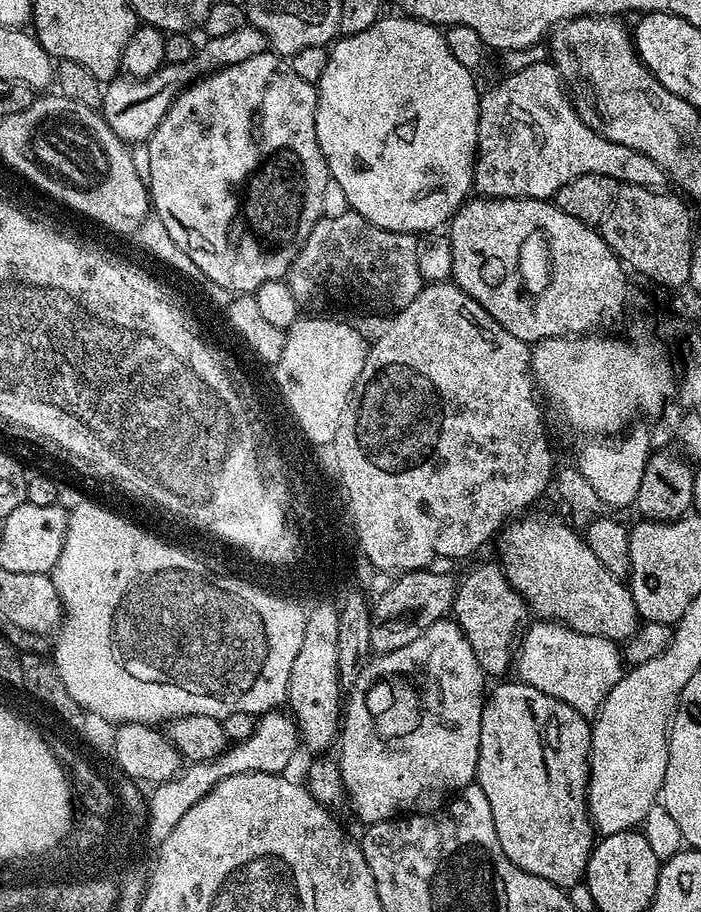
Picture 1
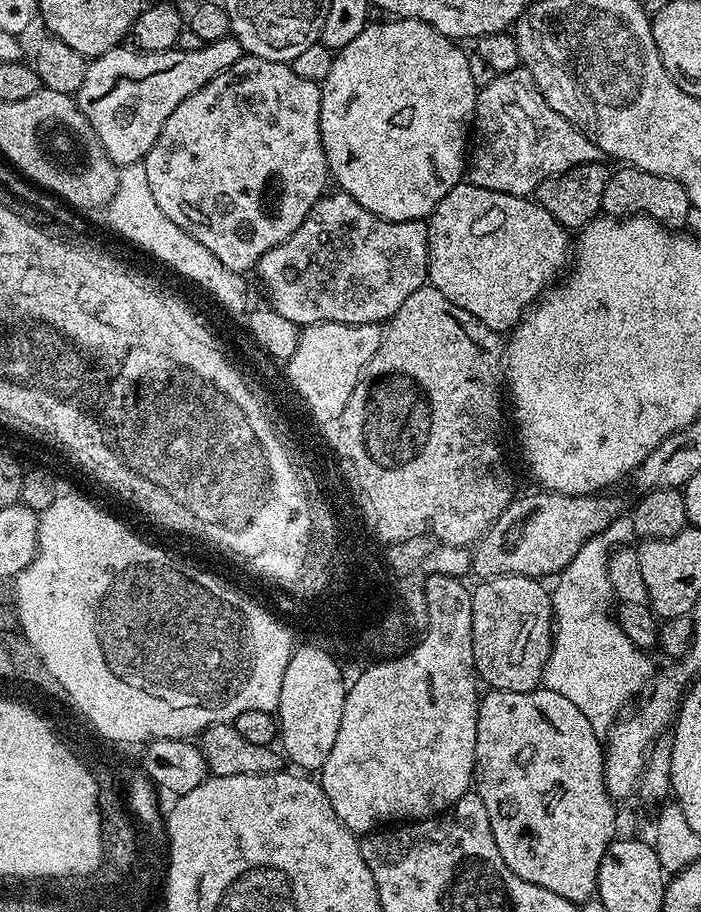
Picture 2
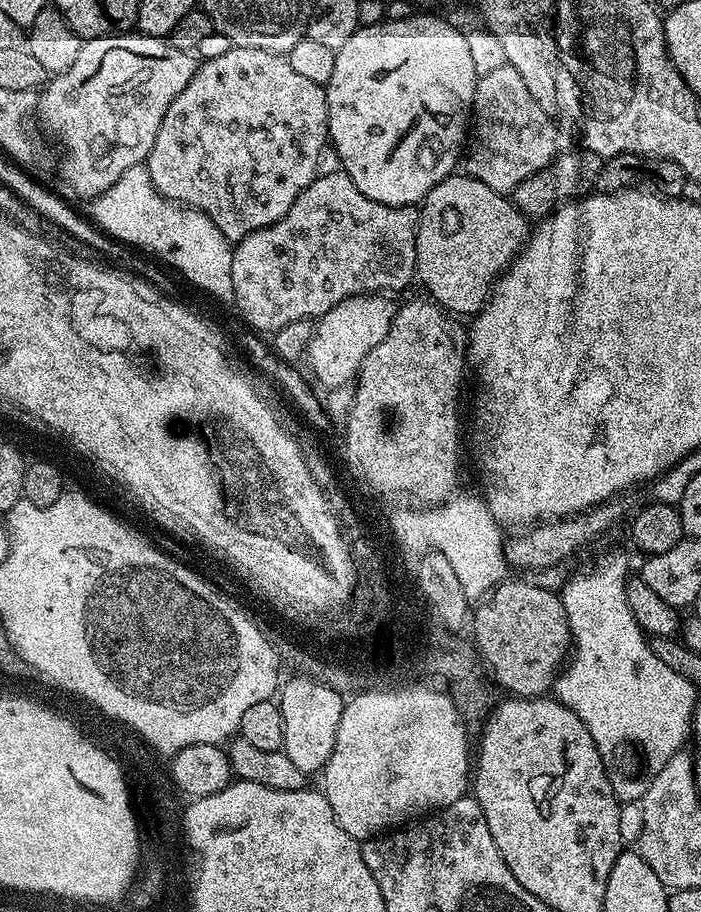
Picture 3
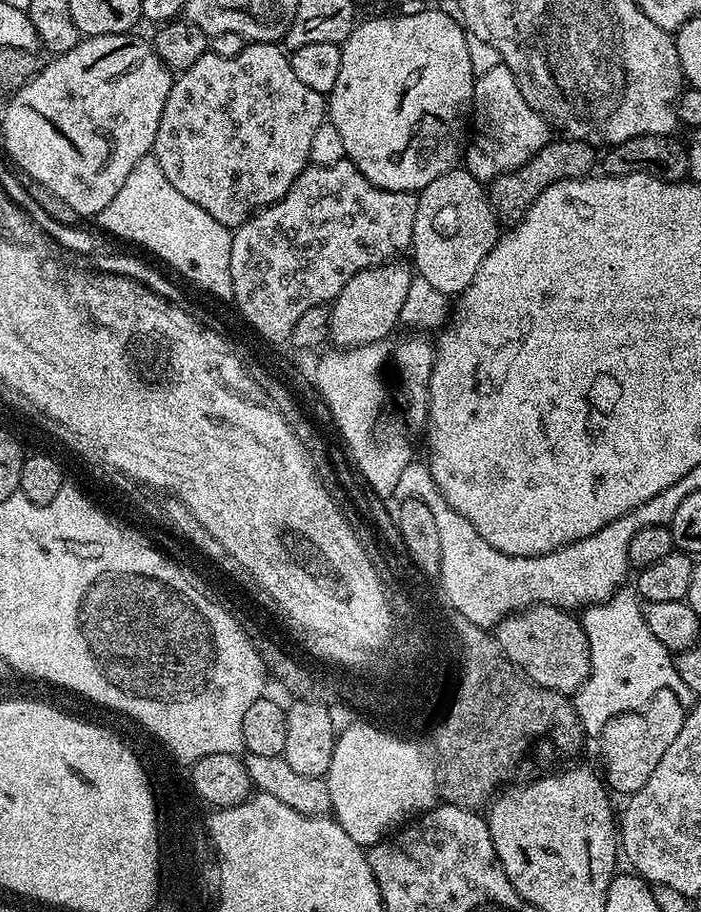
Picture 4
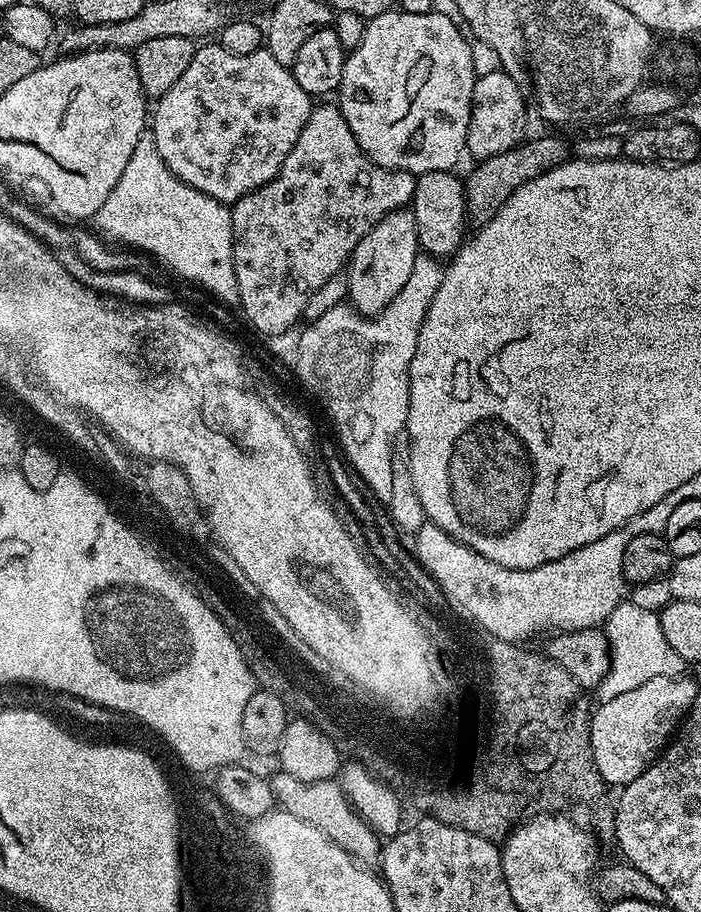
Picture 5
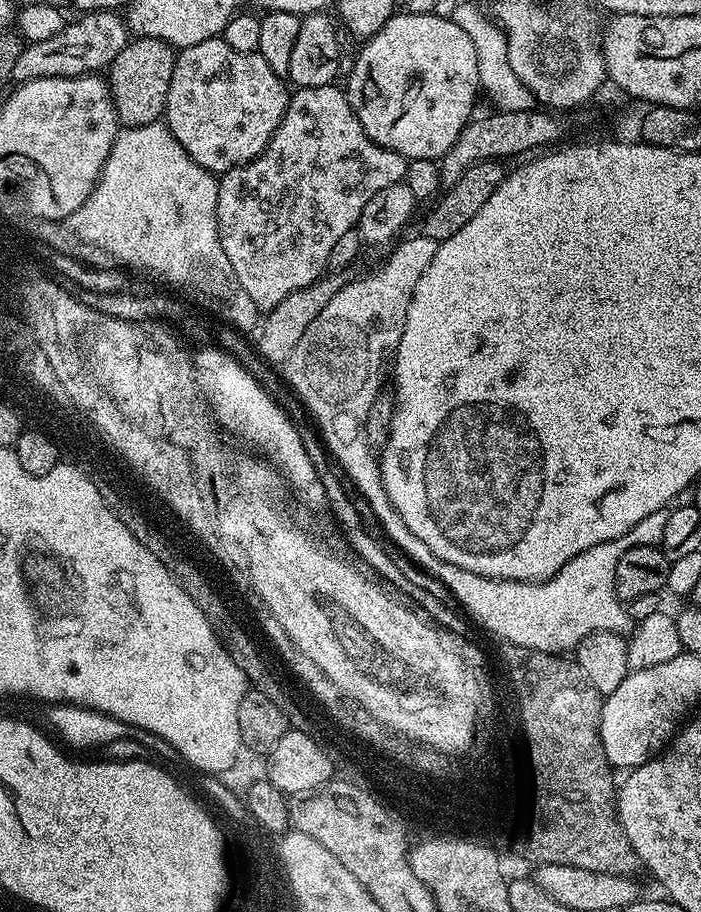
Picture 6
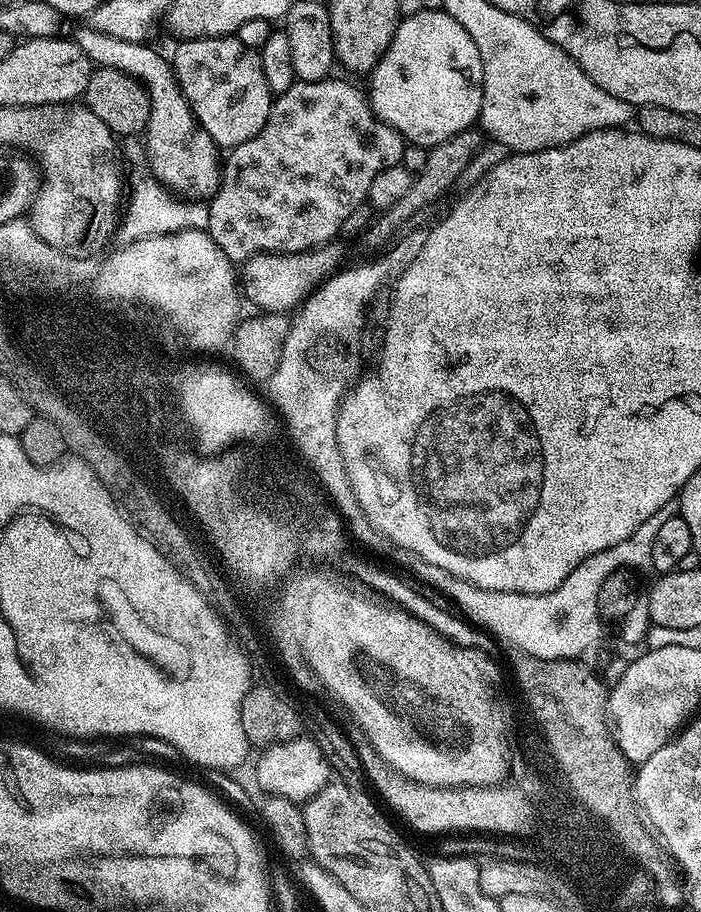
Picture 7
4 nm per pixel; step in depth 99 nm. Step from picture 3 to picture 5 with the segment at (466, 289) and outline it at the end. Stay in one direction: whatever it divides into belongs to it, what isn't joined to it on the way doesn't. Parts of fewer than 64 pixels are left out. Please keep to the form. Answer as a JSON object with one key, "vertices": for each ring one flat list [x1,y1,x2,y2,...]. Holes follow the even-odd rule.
{"vertices":[[424,172,416,176,411,210,418,226,418,242,427,255,451,257,465,243,464,220,469,219,468,204,464,201,464,181,452,172]]}

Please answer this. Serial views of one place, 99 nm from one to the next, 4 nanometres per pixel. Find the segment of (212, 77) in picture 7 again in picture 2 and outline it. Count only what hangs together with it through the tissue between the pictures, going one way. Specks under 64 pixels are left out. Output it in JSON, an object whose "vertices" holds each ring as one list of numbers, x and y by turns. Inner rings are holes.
{"vertices":[[245,54,238,62,234,62,234,66,219,72,213,80,206,82,206,86,178,102,174,114,166,118,162,134,158,134,154,146,150,146,150,150,144,155,142,163,146,170,146,182,150,182,150,194,154,194,158,210,162,210,162,214,166,214,166,218,170,218,174,226,182,226,182,230,186,230,190,238,202,242,202,246,206,246,206,250,210,250,210,254,214,254,214,258,218,258,218,262,222,262,226,270,234,270,241,274,251,273,262,258,262,254,286,242,286,238,290,238,290,234,294,234,294,230,302,226,306,214,310,214,313,206,325,195,329,187,327,184,330,184,330,173,320,133,320,90,321,85,306,82,306,78,298,78,298,74,294,74,289,65]]}

